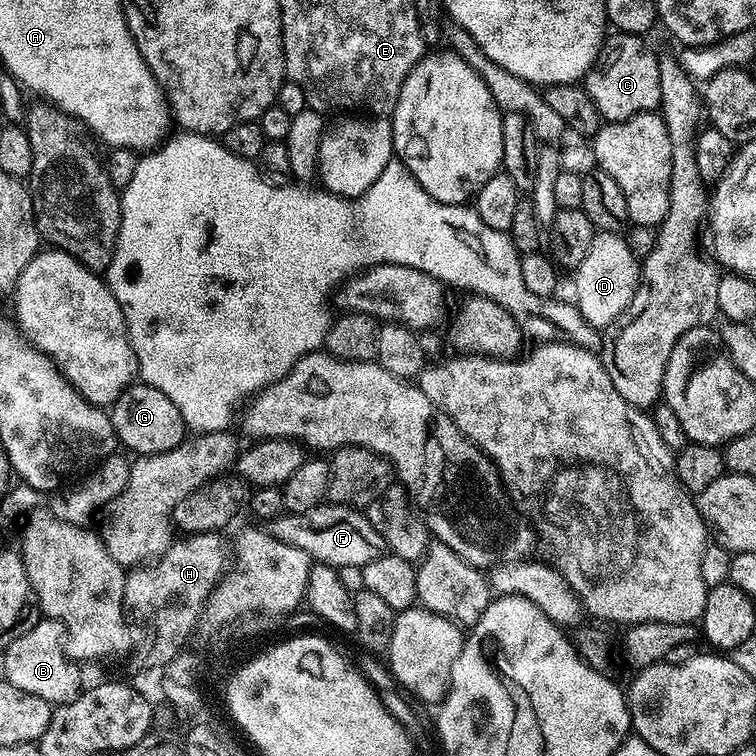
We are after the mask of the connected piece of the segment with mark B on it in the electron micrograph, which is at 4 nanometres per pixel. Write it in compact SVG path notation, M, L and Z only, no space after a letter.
M42 618L33 628L26 630L22 638L14 638L14 642L3 649L2 656L3 679L10 686L18 686L18 690L26 690L26 694L38 694L38 698L46 698L46 702L53 706L65 704L80 696L81 665L66 651L66 633L62 622Z

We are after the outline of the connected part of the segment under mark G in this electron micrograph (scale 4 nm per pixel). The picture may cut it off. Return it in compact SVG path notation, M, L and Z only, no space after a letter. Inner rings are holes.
M134 382L110 406L112 425L116 439L129 448L129 453L136 456L153 456L166 450L174 450L186 439L186 425L178 406L154 386L143 382ZM185 432L185 433L184 433ZM132 451L132 452L131 452Z

